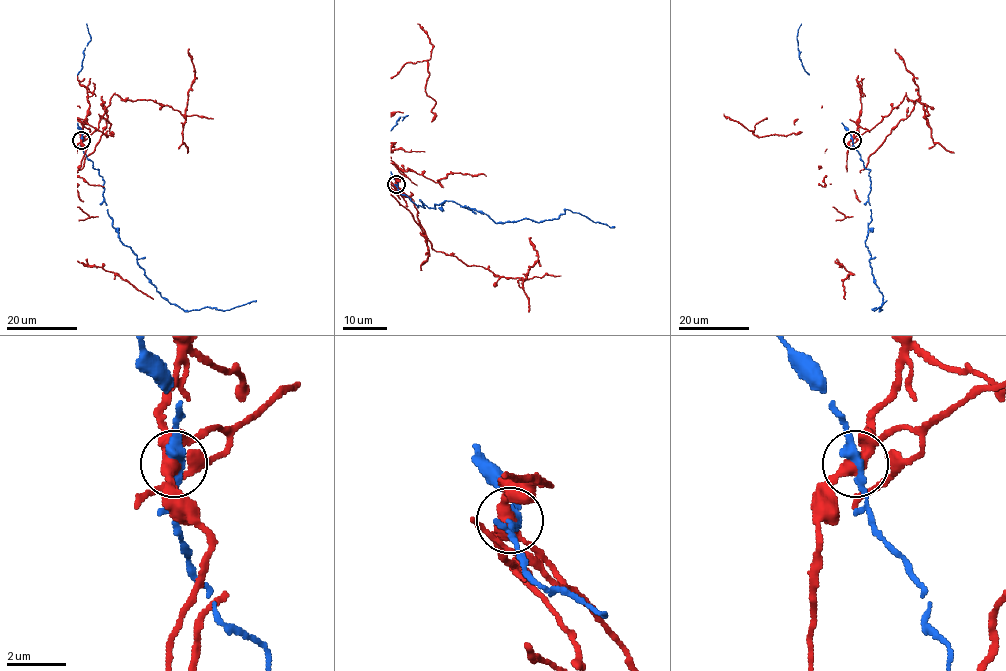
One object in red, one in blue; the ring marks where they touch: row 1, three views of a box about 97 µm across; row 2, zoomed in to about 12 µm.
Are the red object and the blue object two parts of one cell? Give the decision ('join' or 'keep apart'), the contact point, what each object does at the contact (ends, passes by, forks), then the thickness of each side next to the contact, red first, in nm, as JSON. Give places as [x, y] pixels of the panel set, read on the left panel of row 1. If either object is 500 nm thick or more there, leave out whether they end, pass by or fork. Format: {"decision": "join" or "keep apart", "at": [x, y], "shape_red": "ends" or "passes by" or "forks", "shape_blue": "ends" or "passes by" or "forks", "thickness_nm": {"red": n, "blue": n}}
{"decision": "keep apart", "at": [81, 140], "shape_red": "passes by", "shape_blue": "passes by", "thickness_nm": {"red": 440, "blue": 320}}

